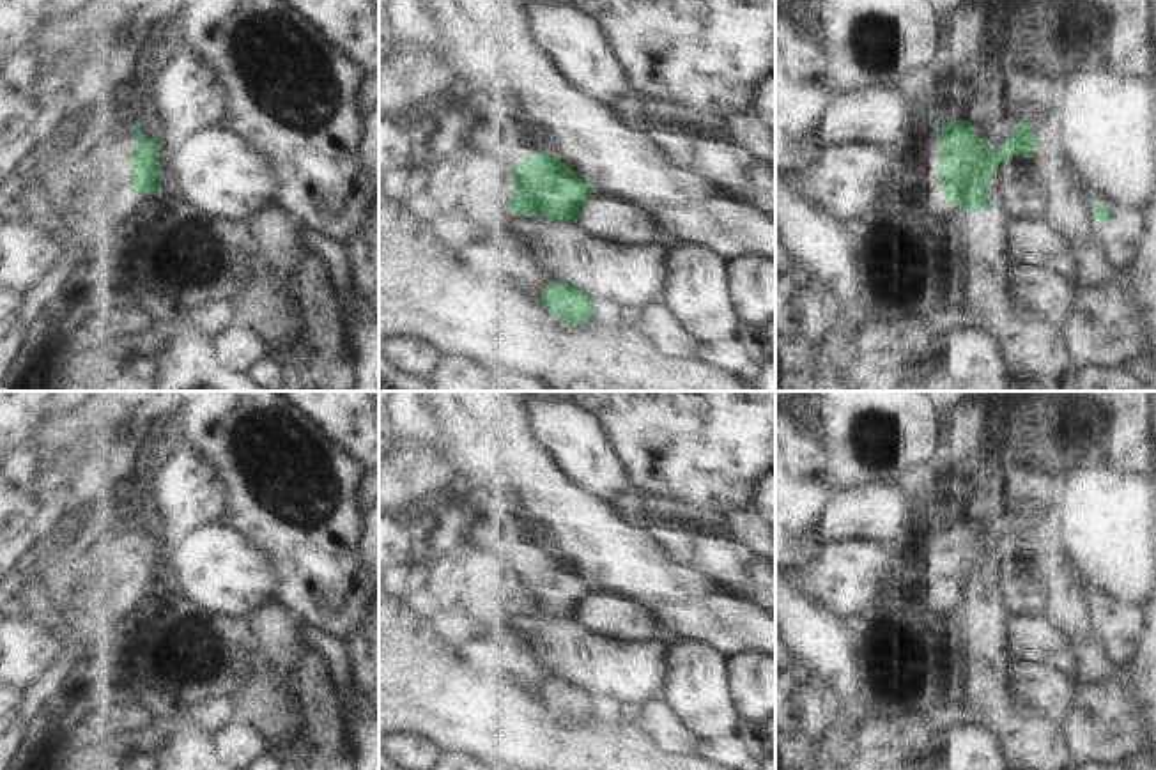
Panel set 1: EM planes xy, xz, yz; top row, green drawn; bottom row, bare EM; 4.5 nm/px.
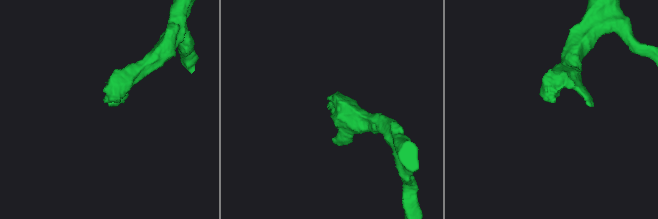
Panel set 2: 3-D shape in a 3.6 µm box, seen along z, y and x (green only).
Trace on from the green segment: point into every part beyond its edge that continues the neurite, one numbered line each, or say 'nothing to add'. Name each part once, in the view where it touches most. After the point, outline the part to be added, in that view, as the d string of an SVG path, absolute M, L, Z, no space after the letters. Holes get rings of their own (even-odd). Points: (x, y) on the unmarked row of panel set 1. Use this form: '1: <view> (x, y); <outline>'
1: xz (489, 549); M499 522L478 524L462 540L462 554L474 579L487 582L506 575L506 568L535 547L538 547L538 540L531 538L524 529Z

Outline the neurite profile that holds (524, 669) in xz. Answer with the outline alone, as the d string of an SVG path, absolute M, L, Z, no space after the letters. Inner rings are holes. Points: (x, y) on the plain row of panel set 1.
M506 643L499 667L506 669L508 678L522 687L542 687L554 676L542 660L512 643Z

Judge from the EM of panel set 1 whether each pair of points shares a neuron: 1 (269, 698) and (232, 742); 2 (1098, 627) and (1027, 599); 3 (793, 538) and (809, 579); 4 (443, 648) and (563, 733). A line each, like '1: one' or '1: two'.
1: two
2: two
3: two
4: one

